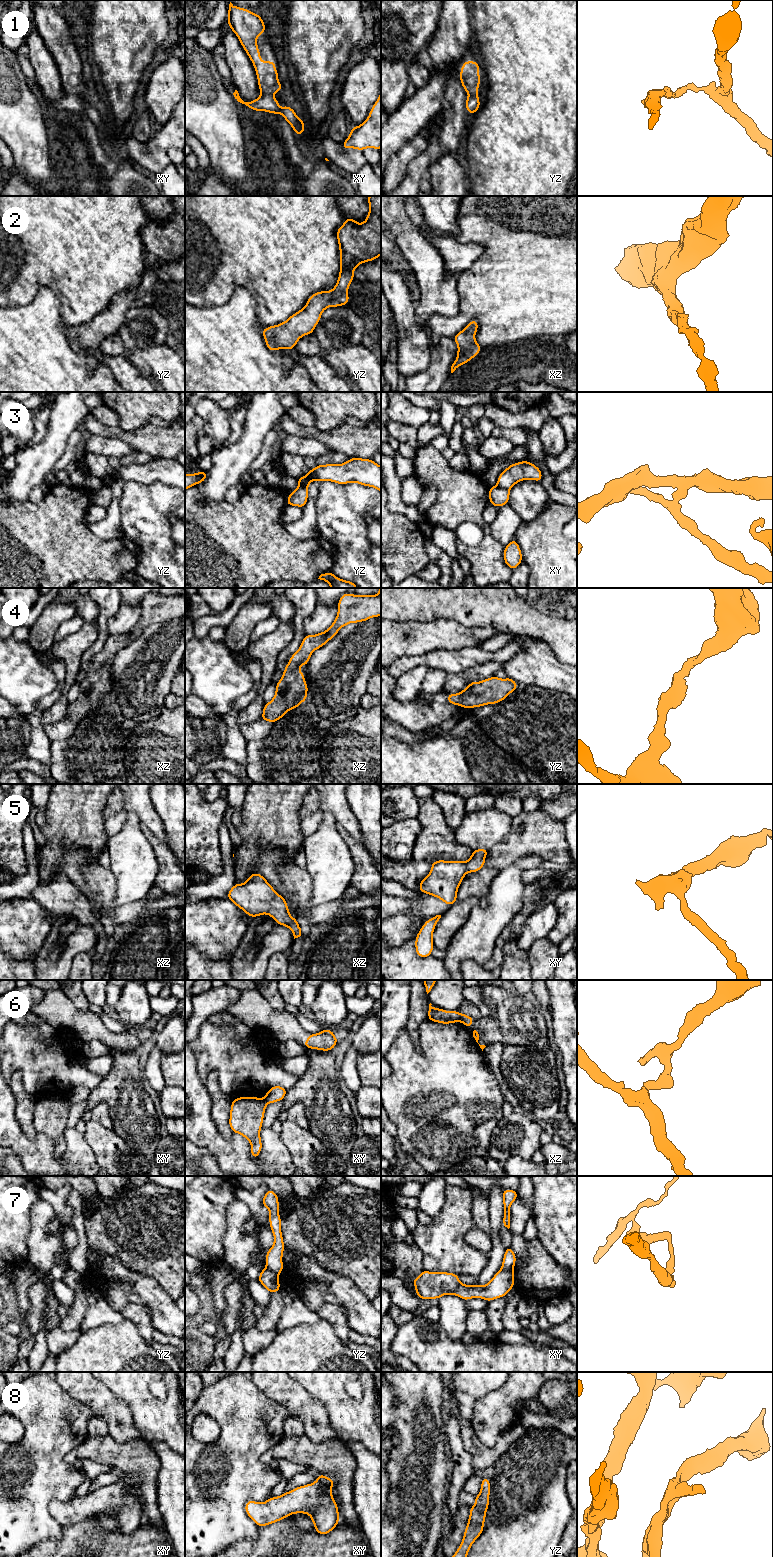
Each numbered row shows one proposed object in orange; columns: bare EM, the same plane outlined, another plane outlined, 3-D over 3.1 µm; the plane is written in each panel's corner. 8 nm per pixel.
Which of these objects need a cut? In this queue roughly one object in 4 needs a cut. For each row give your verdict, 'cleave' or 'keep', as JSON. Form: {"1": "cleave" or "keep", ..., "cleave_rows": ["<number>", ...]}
{"1": "cleave", "2": "keep", "3": "cleave", "4": "keep", "5": "keep", "6": "cleave", "7": "cleave", "8": "keep", "cleave_rows": ["1", "3", "6", "7"]}

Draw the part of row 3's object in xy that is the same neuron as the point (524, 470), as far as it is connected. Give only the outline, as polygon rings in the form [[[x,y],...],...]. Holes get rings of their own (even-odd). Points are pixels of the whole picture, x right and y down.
[[[521,461],[509,465],[500,473],[497,485],[503,489],[510,490],[515,484],[523,480],[535,480],[541,482],[541,470],[529,461]]]

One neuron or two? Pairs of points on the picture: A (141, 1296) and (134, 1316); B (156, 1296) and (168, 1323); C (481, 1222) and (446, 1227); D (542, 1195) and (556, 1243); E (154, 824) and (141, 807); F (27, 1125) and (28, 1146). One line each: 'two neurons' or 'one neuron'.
A: two neurons
B: one neuron
C: two neurons
D: one neuron
E: one neuron
F: two neurons

